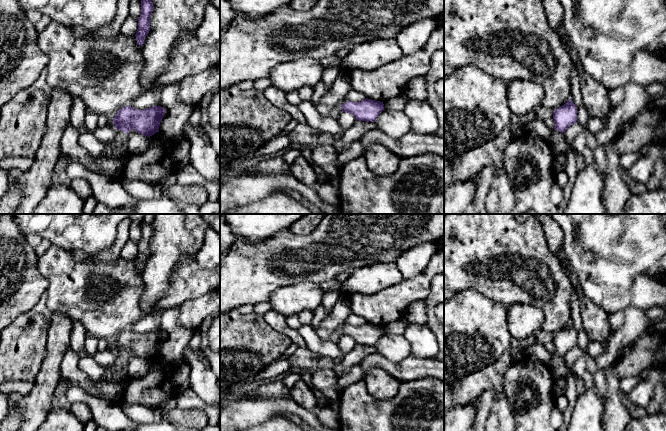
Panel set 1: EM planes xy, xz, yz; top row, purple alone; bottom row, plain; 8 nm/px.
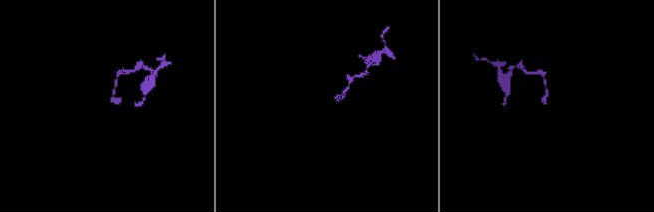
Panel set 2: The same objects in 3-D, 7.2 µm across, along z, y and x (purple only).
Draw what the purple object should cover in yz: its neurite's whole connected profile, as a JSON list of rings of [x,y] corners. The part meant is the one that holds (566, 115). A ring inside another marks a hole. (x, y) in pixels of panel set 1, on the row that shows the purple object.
[[[572,99],[553,111],[555,122],[554,132],[548,141],[548,145],[554,157],[567,154],[567,143],[564,132],[574,123],[577,123],[577,107]]]

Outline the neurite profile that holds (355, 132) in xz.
[[[356,120],[355,123],[346,128],[344,133],[341,134],[341,137],[334,142],[333,146],[336,149],[337,154],[351,143],[359,141],[365,133],[376,128],[375,122]]]

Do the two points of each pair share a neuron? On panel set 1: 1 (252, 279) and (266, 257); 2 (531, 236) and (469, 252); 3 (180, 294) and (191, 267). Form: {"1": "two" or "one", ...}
{"1": "one", "2": "one", "3": "one"}

